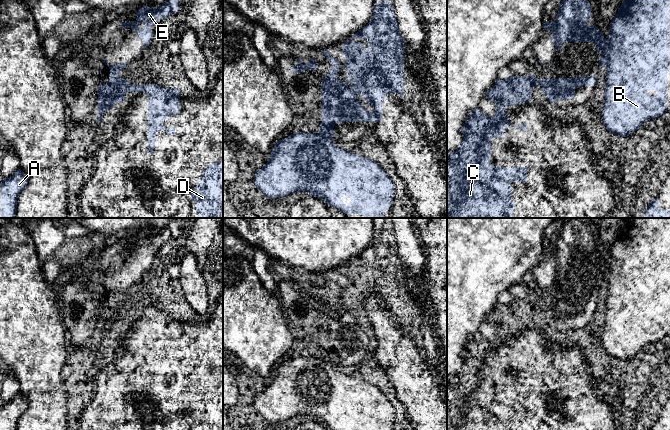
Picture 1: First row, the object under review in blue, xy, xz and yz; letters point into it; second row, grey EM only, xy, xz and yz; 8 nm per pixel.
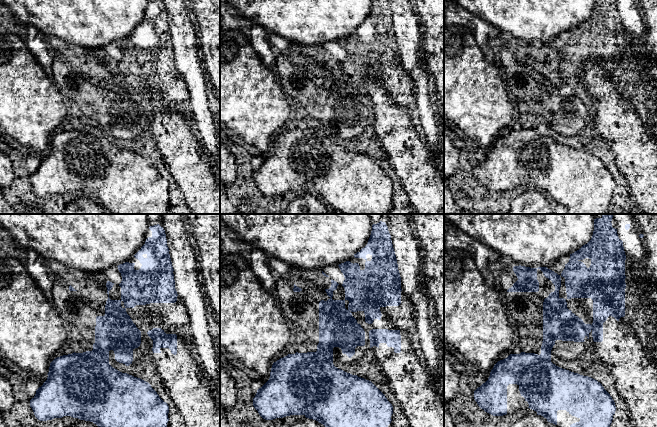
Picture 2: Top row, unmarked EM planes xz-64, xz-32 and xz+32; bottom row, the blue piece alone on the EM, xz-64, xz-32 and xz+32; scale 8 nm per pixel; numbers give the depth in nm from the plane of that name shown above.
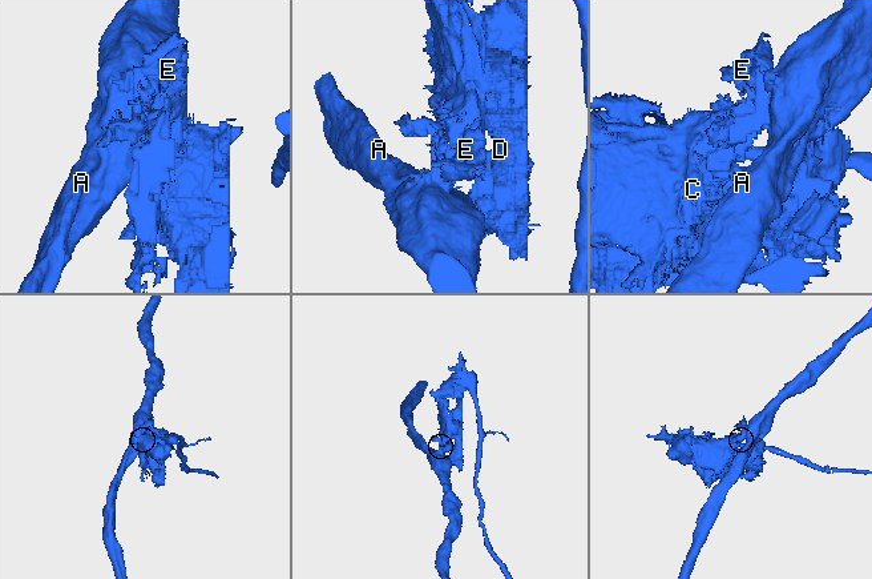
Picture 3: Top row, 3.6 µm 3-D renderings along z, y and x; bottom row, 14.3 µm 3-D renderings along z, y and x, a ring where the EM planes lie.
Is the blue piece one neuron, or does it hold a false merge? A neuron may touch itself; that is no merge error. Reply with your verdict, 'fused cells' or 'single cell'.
fused cells

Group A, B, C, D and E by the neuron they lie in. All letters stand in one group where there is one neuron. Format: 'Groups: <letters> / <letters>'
Groups: A B E / C D

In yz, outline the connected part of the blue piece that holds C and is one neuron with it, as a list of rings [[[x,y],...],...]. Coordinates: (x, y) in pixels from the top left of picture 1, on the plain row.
[[[533,297],[530,300],[509,300],[503,304],[498,302],[486,317],[486,321],[497,329],[496,337],[490,341],[479,332],[470,336],[461,353],[461,369],[456,375],[447,377],[447,430],[515,430],[511,423],[513,413],[509,409],[526,406],[529,392],[492,390],[491,366],[493,361],[502,361],[509,348],[514,350],[505,336],[508,330],[531,327],[535,308],[543,315],[543,307],[539,304]]]

